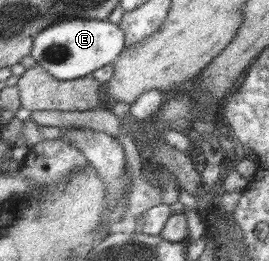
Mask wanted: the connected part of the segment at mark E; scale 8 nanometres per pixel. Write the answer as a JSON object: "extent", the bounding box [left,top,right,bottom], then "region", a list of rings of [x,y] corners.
{"extent":[29,17,123,81],"region":[[[69,17],[50,23],[50,26],[40,30],[32,40],[29,55],[50,76],[59,81],[72,81],[112,63],[123,49],[123,33],[118,25],[108,20]]]}

